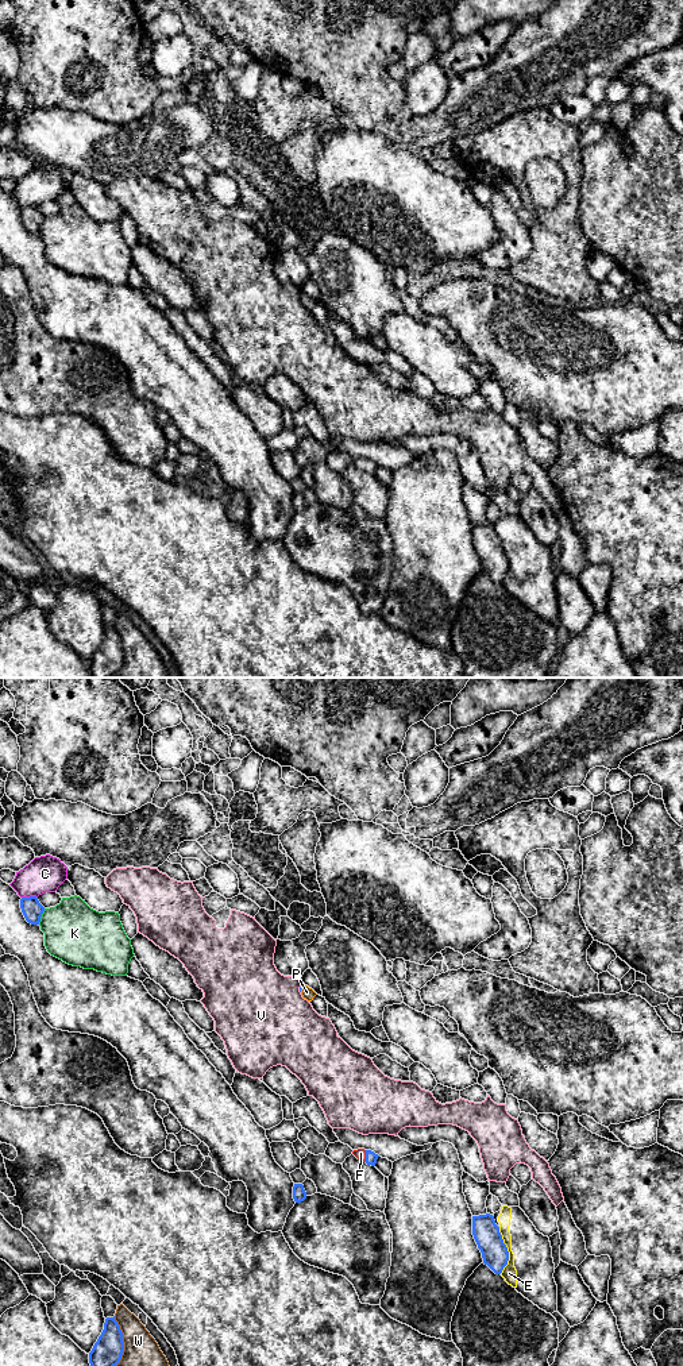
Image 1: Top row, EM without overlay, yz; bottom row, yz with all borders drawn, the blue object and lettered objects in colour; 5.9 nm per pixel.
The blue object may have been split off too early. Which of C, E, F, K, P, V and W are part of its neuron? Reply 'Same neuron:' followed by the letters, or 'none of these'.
Same neuron: F, P

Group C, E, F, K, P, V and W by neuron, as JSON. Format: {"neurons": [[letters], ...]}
{"neurons": [["C"], ["E"], ["F", "P"], ["K"], ["V"], ["W"]]}

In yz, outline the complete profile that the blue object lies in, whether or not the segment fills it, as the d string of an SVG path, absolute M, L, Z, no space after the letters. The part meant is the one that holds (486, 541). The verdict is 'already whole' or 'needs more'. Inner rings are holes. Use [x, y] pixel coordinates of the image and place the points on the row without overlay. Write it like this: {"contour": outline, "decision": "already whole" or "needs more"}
{"contour": "M490 522L472 525L472 544L482 562L483 572L495 583L501 583L508 574L509 560L494 525Z", "decision": "already whole"}

